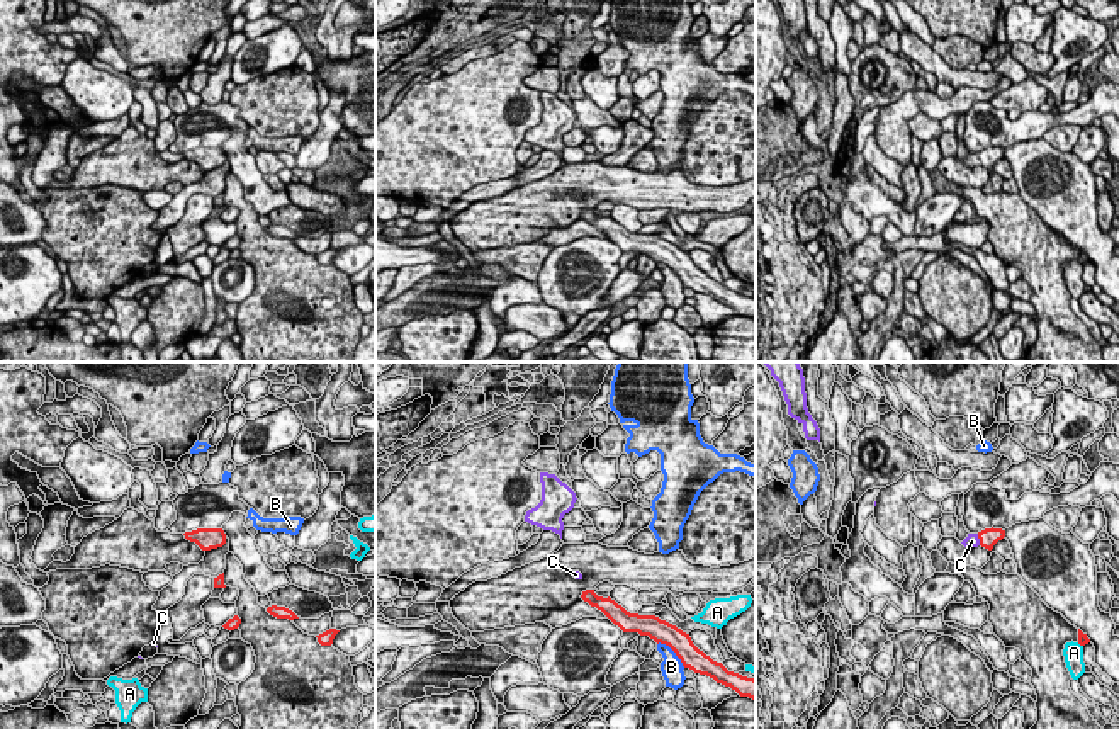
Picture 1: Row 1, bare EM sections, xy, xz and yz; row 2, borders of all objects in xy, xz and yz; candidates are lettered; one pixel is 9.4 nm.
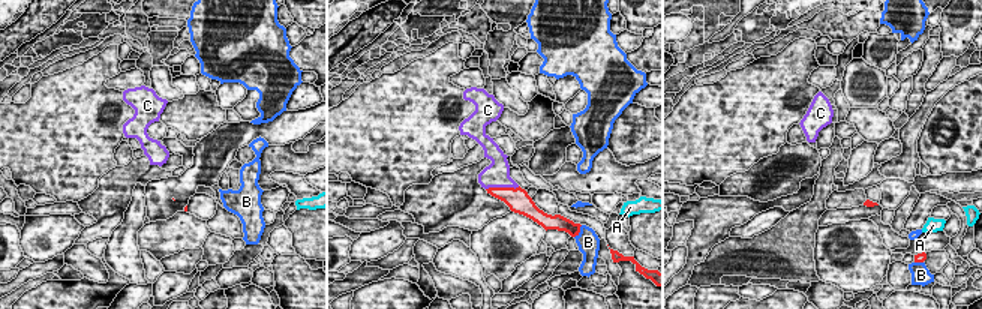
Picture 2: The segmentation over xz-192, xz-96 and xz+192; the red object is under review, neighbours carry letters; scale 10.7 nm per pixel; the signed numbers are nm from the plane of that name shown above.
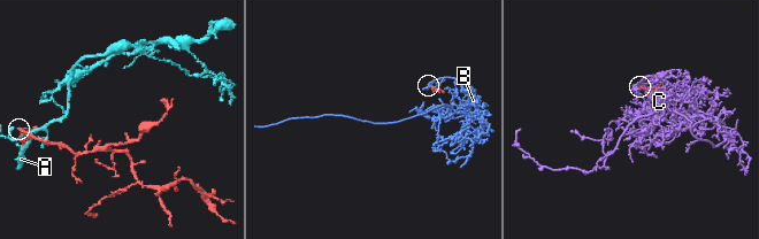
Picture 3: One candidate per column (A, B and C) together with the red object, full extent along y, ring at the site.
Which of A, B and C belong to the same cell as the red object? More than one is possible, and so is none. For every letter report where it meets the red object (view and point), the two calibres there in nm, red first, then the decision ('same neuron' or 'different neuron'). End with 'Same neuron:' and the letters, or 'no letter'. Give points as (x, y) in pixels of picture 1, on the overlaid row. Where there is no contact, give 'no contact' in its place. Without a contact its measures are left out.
A: yz (1080, 644) | 100/190 nm | different neuron
B: xz (673, 649) | 220/200 nm | different neuron
C: yz (978, 537) | 180/130 nm | same neuron
Same neuron: C

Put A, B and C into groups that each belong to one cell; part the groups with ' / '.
A / B / C

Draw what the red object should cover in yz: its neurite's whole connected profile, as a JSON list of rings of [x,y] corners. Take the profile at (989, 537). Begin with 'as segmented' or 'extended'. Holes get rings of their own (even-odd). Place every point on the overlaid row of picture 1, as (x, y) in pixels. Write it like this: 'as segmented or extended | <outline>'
extended | [[[985,528],[978,534],[968,534],[968,537],[961,542],[964,547],[985,547],[988,551],[993,549],[993,545],[1005,537],[1005,530],[1002,528]]]

